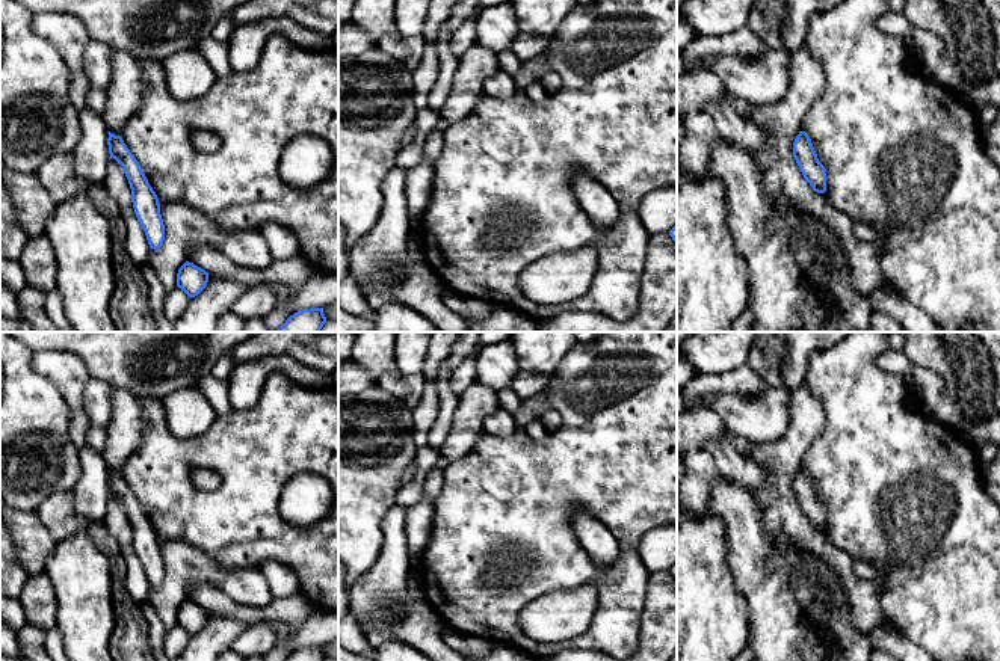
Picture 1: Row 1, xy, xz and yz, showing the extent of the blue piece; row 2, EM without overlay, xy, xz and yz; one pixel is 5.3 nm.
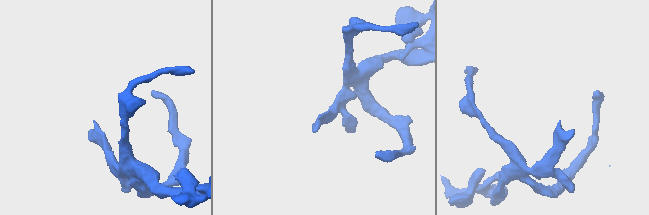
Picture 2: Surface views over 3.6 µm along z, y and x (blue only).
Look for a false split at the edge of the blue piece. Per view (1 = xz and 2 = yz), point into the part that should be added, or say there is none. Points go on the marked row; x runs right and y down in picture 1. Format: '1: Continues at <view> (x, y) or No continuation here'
1: No continuation here
2: No continuation here

